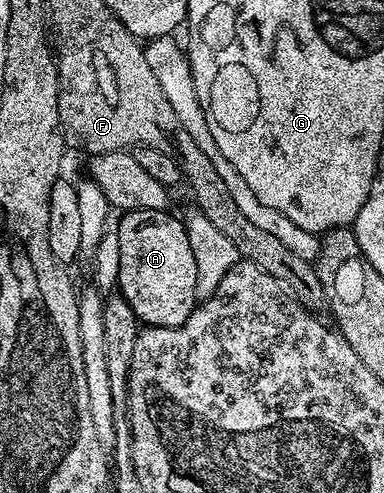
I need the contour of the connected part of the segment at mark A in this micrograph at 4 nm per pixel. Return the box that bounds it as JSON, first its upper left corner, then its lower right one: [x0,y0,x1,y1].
[118,210,198,327]

